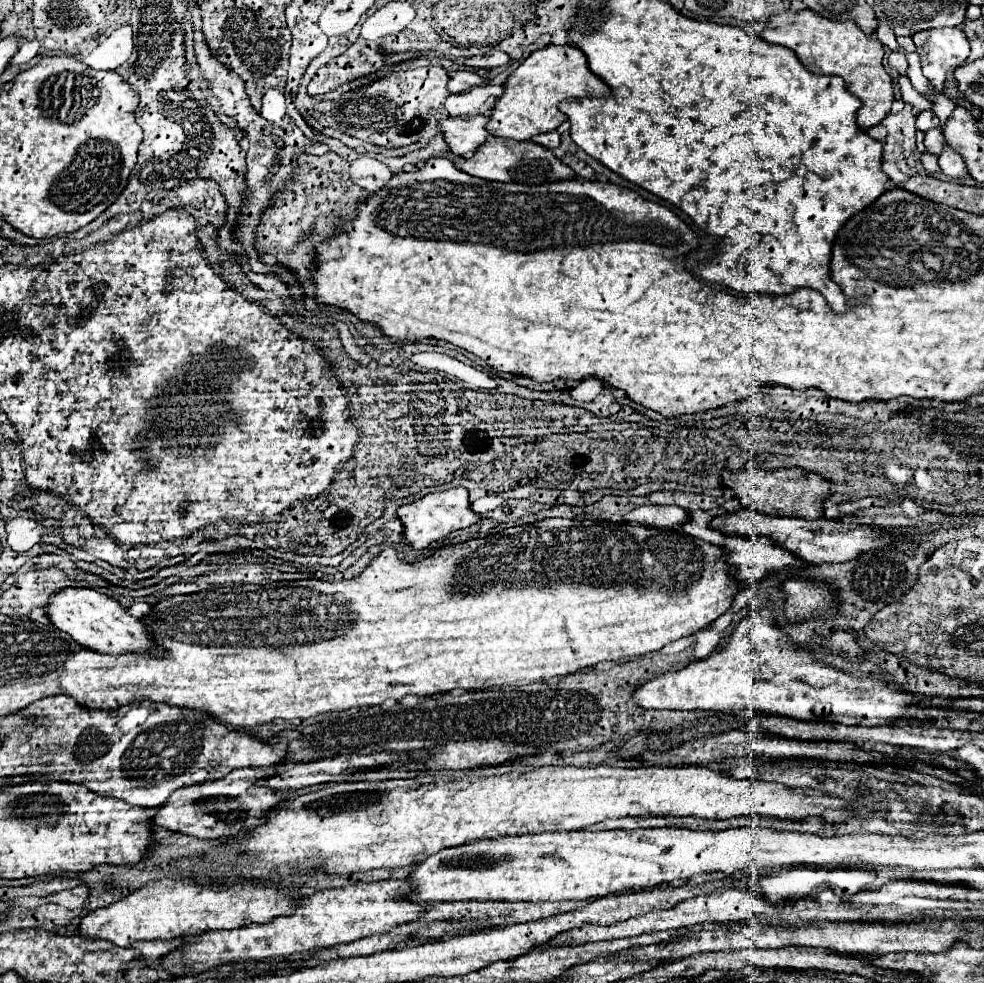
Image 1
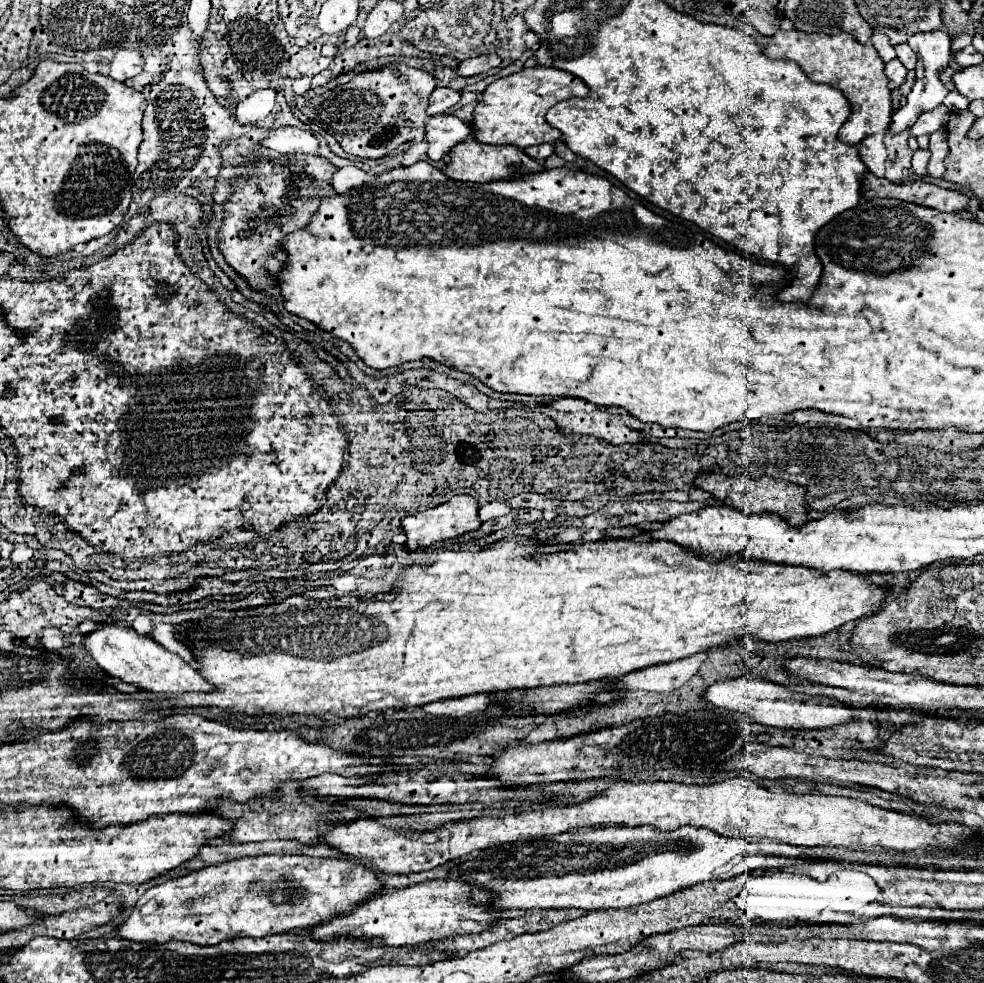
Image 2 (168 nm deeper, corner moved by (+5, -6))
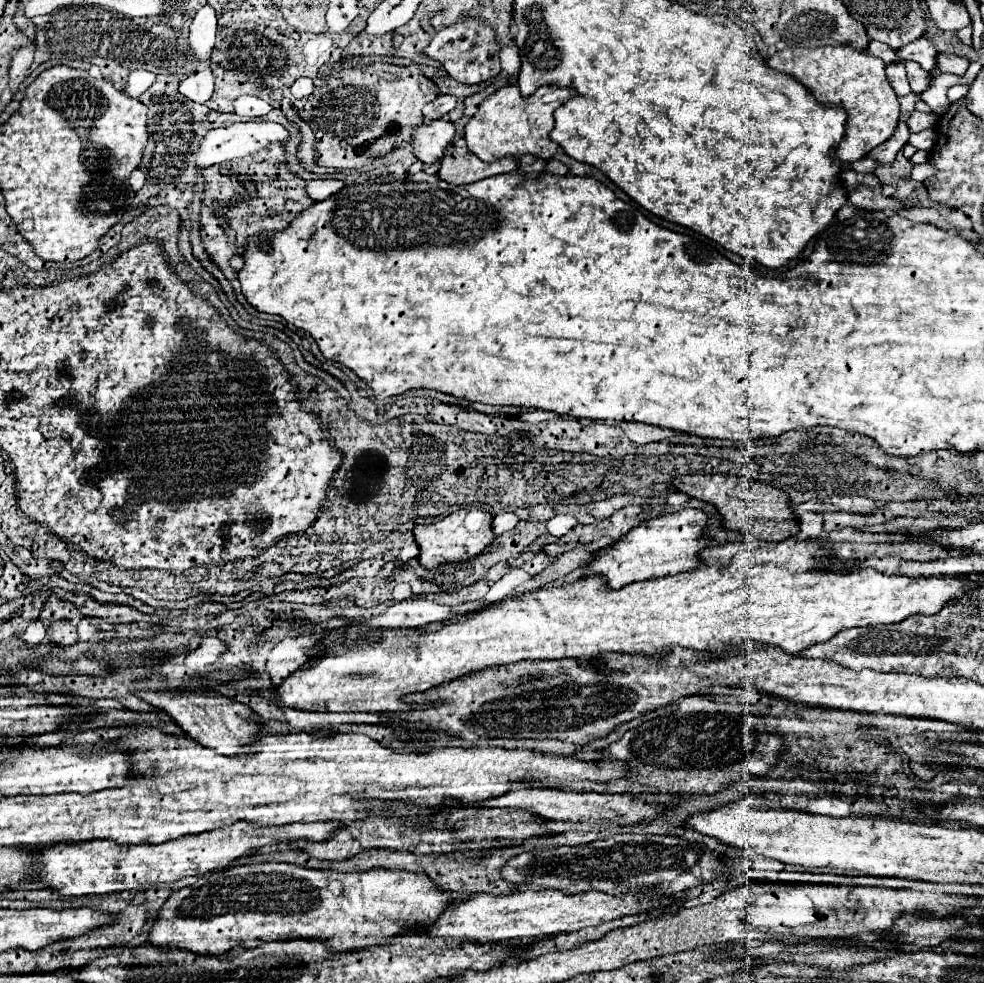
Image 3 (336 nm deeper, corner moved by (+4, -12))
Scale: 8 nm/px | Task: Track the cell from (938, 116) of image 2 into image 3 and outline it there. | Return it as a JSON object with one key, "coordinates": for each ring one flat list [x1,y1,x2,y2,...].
{"coordinates":[[913,110,909,116,907,116,907,128,911,132,921,132,925,128,931,128,937,120,937,114,925,114,925,112,919,112,919,110]]}

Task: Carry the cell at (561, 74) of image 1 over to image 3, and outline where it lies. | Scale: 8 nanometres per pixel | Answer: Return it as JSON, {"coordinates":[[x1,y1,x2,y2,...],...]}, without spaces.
{"coordinates":[[507,84,501,90,487,96,481,104,477,114,465,126,465,142,467,148,481,158,483,162,493,162,503,156,519,158,523,154,533,154,541,160,551,160,559,144,549,140,549,132,555,128,553,112,565,104,575,94,573,88,557,88,557,86,543,86,533,96,523,98,515,84]]}

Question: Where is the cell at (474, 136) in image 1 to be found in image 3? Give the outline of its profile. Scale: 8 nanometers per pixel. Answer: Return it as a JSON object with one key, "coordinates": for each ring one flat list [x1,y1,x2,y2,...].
{"coordinates":[[433,120,413,130,413,154,423,164,435,164,443,158,445,148,455,136,455,126,449,120]]}

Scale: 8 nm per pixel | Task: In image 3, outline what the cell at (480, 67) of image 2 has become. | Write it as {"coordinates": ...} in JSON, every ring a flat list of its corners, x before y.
{"coordinates":[[461,16,455,24,439,30,433,36,431,44,423,50,427,58,437,60,451,78,463,84,481,84,495,78,501,72,499,52,501,46,497,44,493,26,487,20,473,18,473,16]]}

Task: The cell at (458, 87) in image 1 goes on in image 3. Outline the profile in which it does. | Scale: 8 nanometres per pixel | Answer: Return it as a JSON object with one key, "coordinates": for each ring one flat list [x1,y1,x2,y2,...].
{"coordinates":[[437,96,433,102,429,102,425,108,423,108,423,118,425,122,431,122,431,120,439,120,443,118,447,112,451,112,455,108,457,100,453,96]]}

